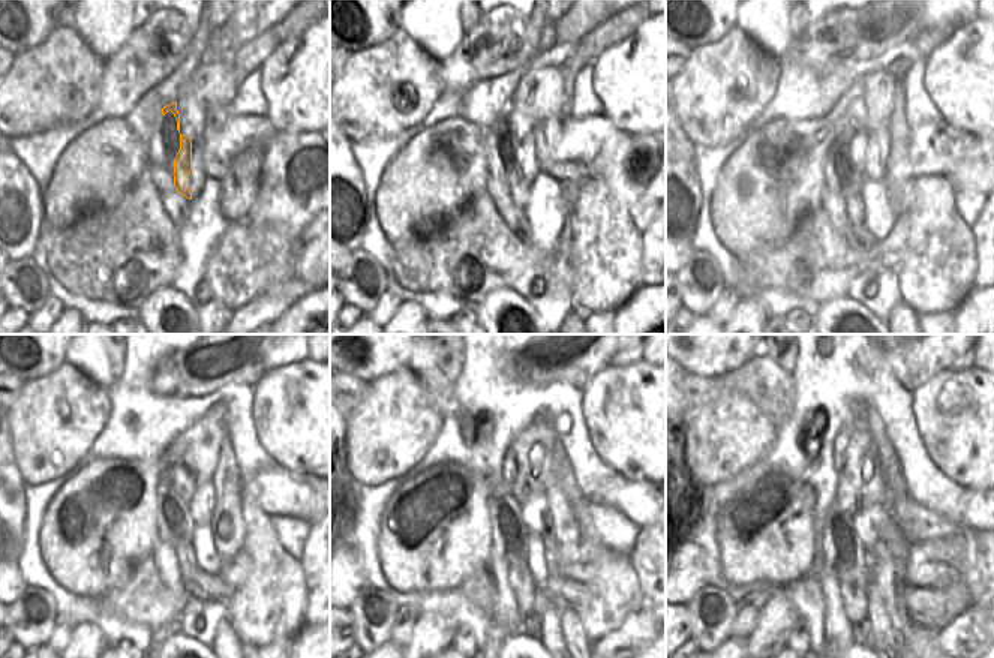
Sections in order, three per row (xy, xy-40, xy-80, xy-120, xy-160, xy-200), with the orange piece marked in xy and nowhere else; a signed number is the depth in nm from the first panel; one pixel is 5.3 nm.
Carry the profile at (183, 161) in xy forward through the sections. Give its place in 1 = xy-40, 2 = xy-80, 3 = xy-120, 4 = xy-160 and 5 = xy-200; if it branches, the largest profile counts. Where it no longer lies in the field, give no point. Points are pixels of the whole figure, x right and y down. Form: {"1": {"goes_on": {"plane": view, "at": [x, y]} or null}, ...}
{"1": {"goes_on": {"plane": "xy-40", "at": [520, 197]}}, "2": {"goes_on": {"plane": "xy-80", "at": [855, 201]}}, "3": {"goes_on": {"plane": "xy-120", "at": [185, 550]}}, "4": {"goes_on": {"plane": "xy-160", "at": [522, 583]}}, "5": {"goes_on": {"plane": "xy-200", "at": [853, 583]}}}

